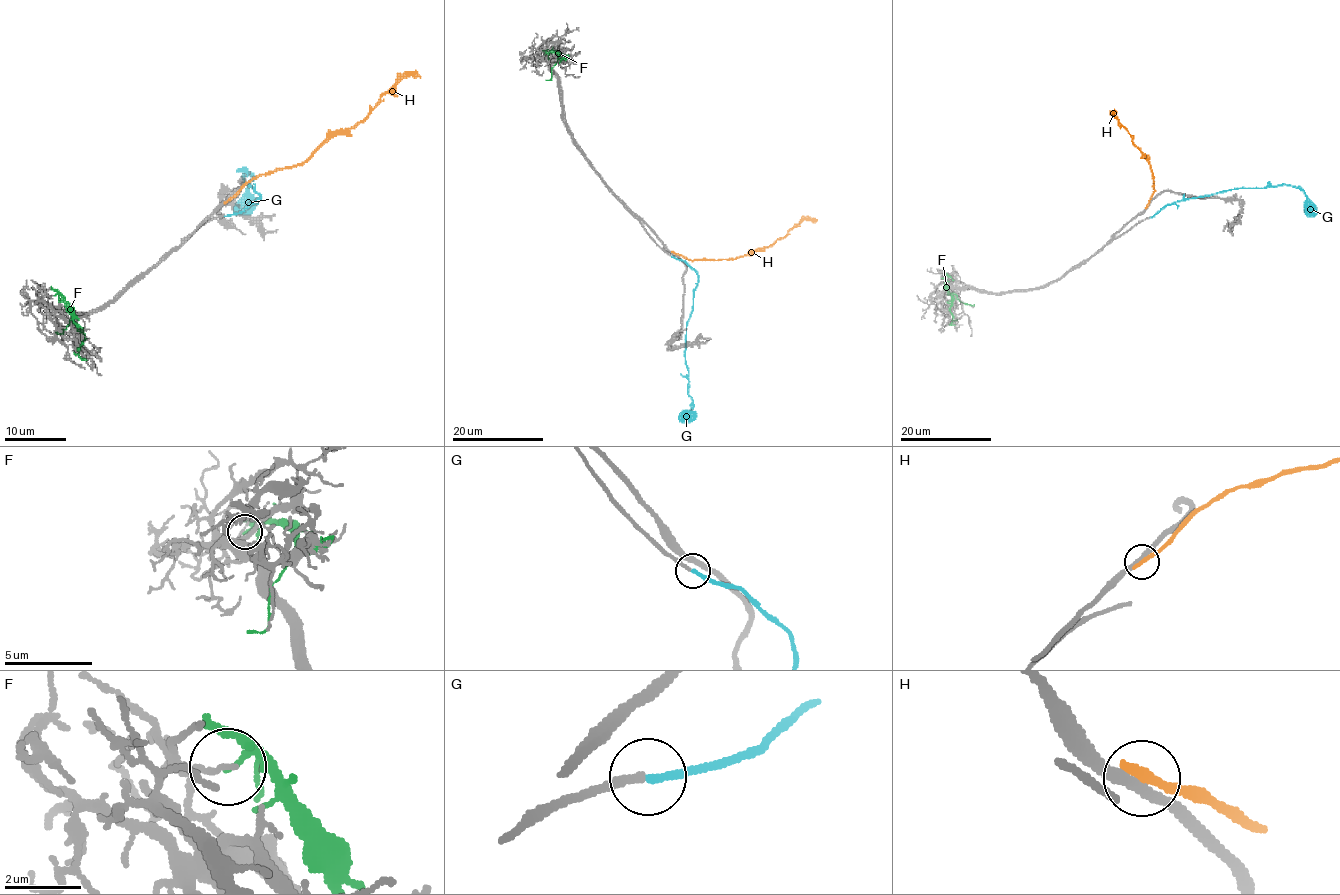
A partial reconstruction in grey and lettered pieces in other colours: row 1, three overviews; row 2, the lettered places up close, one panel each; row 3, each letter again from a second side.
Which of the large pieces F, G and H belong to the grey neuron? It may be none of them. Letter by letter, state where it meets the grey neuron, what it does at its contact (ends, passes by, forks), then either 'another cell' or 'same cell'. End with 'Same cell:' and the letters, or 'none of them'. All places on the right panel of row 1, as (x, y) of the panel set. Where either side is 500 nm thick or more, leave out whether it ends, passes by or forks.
F: contact (948, 276); it forks; another cell
G: contact (1150, 217); it ends; same cell
H: contact (1147, 206); it ends; another cell
Same cell: G

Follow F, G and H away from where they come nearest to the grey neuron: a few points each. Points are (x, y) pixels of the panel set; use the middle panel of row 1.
F: (544, 54), (554, 51), (562, 58), (568, 55)
G: (671, 256), (684, 260), (697, 275), (685, 338), (685, 364), (692, 409), (681, 420)
H: (673, 253), (693, 260), (736, 259), (770, 246), (805, 219), (817, 219)

